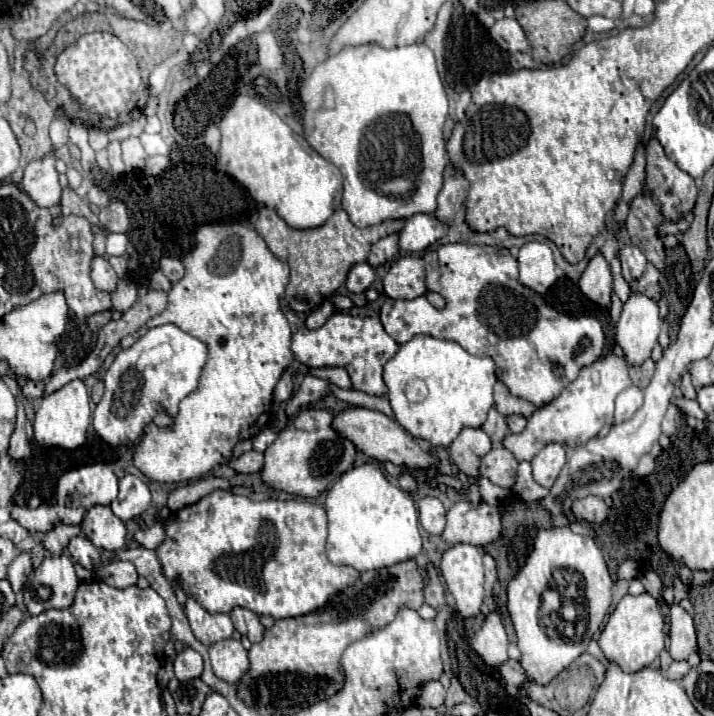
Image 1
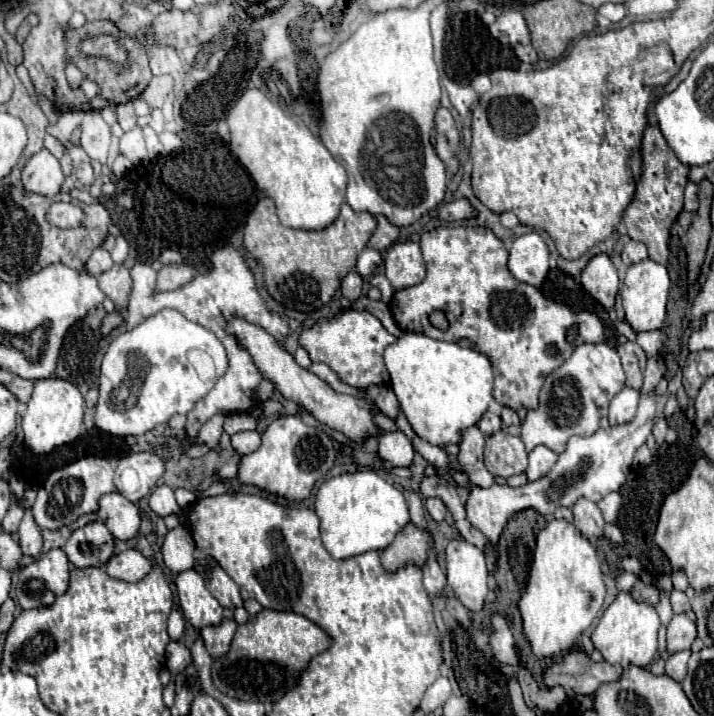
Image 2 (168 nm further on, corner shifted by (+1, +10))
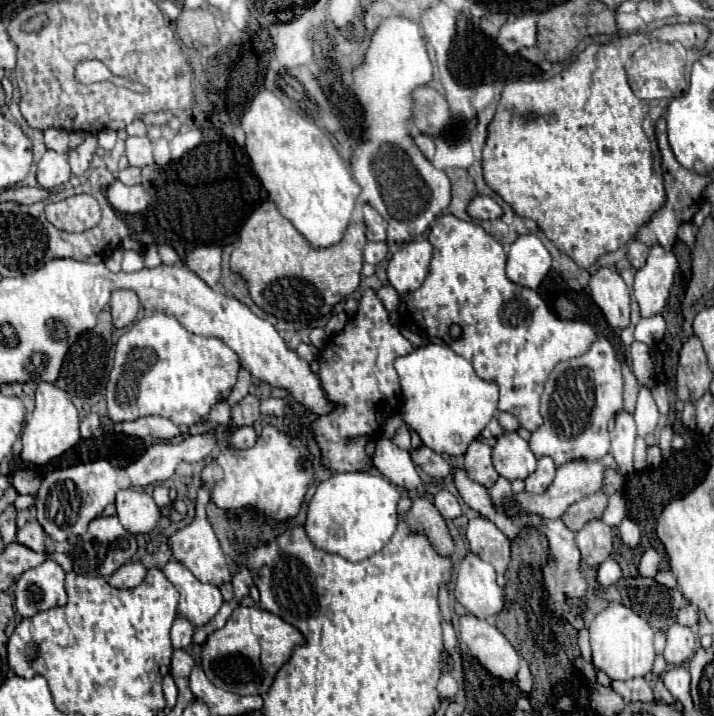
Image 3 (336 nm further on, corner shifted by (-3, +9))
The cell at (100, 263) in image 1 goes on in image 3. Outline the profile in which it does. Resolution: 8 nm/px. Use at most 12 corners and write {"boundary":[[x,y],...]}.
{"boundary":[[133,290],[111,294],[117,328],[131,324],[141,308]]}

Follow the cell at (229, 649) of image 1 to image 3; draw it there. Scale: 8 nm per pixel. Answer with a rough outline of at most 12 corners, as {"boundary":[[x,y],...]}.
{"boundary":[[177,616],[171,628],[173,648],[193,642],[195,626]]}

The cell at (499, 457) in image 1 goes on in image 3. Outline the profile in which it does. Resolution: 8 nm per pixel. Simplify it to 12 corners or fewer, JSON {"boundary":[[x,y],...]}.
{"boundary":[[517,432],[493,446],[493,466],[507,480],[525,480],[537,460]]}

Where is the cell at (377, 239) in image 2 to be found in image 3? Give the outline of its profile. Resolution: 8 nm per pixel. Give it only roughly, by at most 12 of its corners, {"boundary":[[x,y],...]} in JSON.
{"boundary":[[363,206],[369,242],[387,240],[387,222],[371,206]]}

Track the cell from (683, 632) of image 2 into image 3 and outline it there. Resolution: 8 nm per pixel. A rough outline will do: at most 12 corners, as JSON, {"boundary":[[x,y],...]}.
{"boundary":[[689,626],[667,630],[665,660],[673,666],[687,662],[697,648]]}

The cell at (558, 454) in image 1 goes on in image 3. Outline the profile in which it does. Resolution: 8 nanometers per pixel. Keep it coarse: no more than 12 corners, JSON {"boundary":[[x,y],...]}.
{"boundary":[[551,456],[537,460],[525,480],[527,492],[543,492],[555,478]]}

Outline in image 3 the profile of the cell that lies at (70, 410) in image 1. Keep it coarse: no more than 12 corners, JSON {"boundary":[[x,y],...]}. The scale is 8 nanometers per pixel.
{"boundary":[[39,382],[21,458],[47,464],[79,438],[79,410]]}

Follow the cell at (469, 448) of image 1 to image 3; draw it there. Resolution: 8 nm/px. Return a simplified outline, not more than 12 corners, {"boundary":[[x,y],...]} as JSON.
{"boundary":[[475,440],[465,452],[465,470],[491,488],[499,474],[491,464],[491,446]]}

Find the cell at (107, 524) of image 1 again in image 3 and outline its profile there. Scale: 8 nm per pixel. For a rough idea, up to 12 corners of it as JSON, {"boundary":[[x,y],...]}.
{"boundary":[[145,490],[117,492],[117,518],[131,534],[147,534],[159,508]]}

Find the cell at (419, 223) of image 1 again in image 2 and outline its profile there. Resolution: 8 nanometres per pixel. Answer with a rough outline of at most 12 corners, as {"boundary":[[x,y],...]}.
{"boundary":[[455,199],[439,209],[439,219],[457,221],[475,215],[467,199]]}

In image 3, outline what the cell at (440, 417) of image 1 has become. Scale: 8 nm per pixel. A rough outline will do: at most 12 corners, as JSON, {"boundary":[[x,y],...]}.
{"boundary":[[449,346],[395,358],[403,420],[437,454],[465,454],[497,384]]}

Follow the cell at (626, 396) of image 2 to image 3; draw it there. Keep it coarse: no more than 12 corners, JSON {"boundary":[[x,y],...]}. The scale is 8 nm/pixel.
{"boundary":[[621,410],[611,432],[611,454],[623,474],[633,472],[637,426]]}

